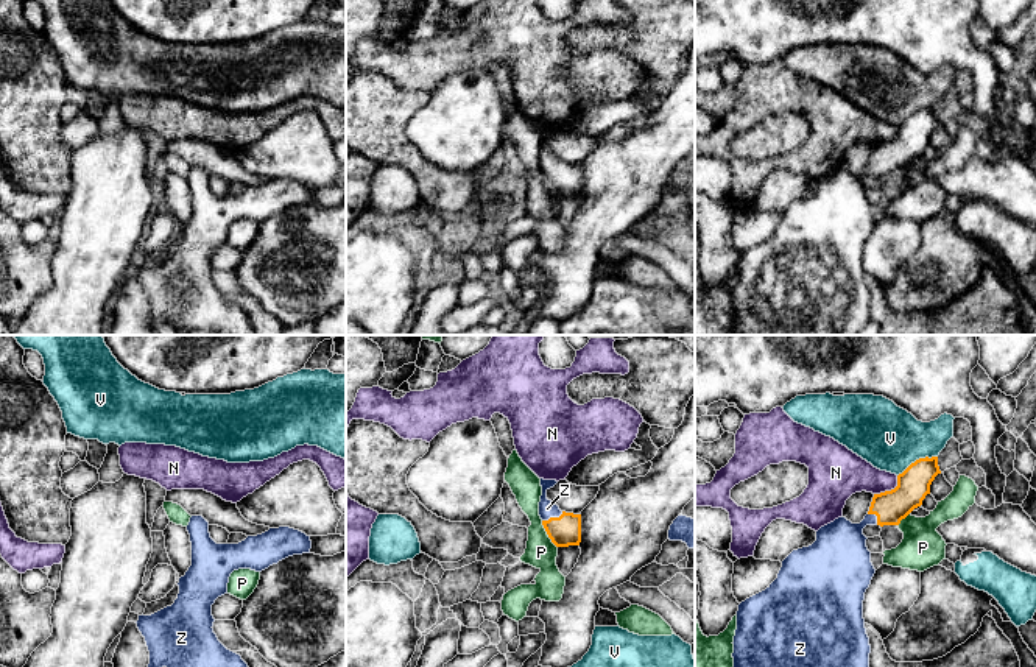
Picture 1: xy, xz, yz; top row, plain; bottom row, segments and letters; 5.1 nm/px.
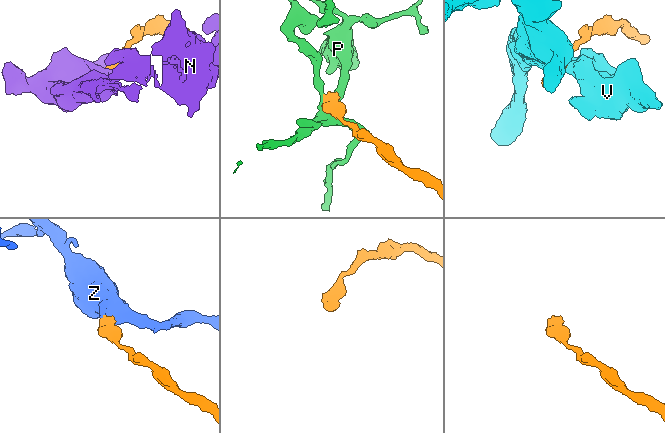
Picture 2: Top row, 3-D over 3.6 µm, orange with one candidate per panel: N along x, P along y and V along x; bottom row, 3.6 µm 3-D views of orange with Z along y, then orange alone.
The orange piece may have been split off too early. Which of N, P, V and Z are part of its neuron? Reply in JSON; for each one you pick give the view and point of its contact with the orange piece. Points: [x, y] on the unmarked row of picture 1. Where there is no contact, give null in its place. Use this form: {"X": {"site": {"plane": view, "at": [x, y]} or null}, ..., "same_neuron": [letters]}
{"Z": {"site": {"plane": "xz", "at": [552, 169]}}, "same_neuron": ["Z"]}

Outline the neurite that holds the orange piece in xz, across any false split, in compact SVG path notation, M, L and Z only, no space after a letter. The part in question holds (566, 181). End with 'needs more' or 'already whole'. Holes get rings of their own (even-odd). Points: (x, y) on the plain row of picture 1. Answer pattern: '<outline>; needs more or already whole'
M541 129L542 146L539 153L539 167L542 176L556 198L580 196L581 165L561 162L558 156L547 150L547 142L556 134L556 131Z; needs more

